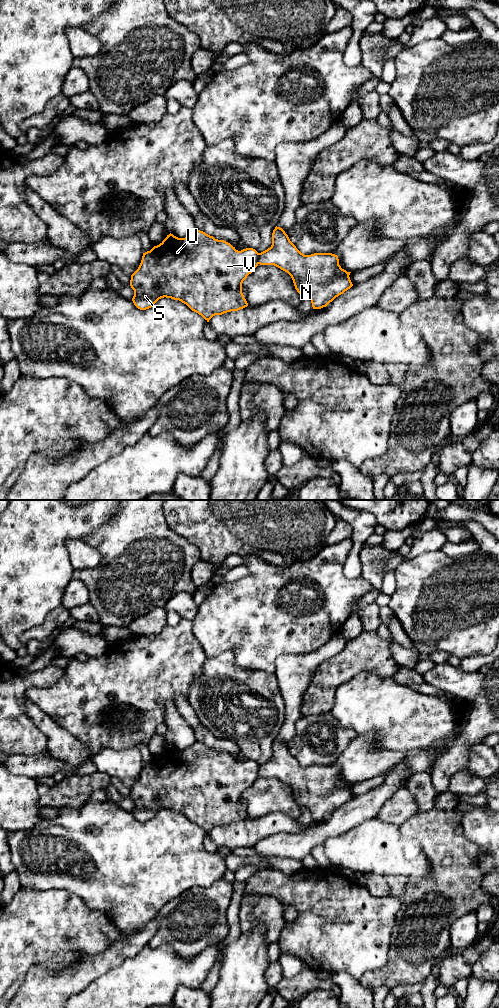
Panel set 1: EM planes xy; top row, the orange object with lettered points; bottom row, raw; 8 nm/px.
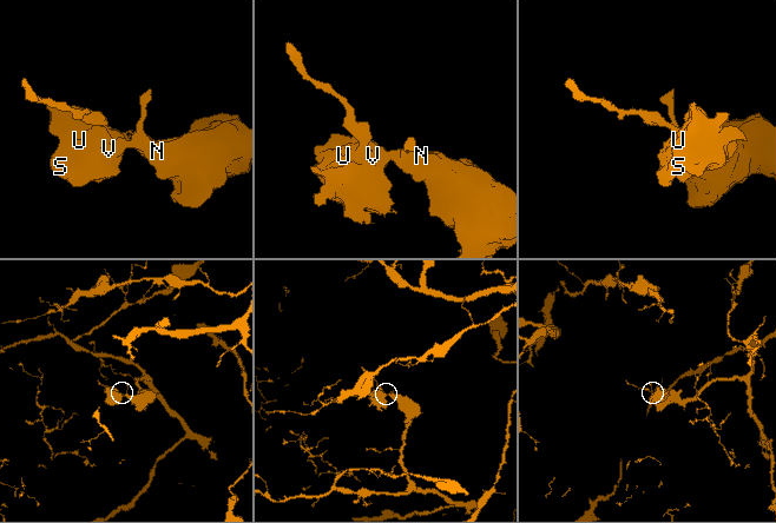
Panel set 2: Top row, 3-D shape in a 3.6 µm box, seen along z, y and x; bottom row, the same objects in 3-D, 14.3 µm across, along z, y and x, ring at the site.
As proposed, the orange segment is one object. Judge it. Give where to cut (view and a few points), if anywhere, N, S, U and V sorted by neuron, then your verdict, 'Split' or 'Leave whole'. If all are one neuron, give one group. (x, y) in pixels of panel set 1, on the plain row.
Split along xy (259, 765), (257, 775). Groups: N / S U V. Split

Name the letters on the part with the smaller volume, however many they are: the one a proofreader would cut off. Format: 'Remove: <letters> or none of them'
Remove: S, U, V

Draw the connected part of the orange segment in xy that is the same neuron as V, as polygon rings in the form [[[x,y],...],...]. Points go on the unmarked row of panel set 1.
[[[200,742],[185,750],[170,745],[159,757],[143,765],[138,781],[131,787],[132,813],[138,821],[146,822],[164,809],[179,812],[209,834],[215,827],[248,818],[242,795],[258,778],[258,768],[253,760],[238,763],[230,755]]]

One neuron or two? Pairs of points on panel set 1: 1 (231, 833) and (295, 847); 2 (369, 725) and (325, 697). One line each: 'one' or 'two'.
1: two
2: two

